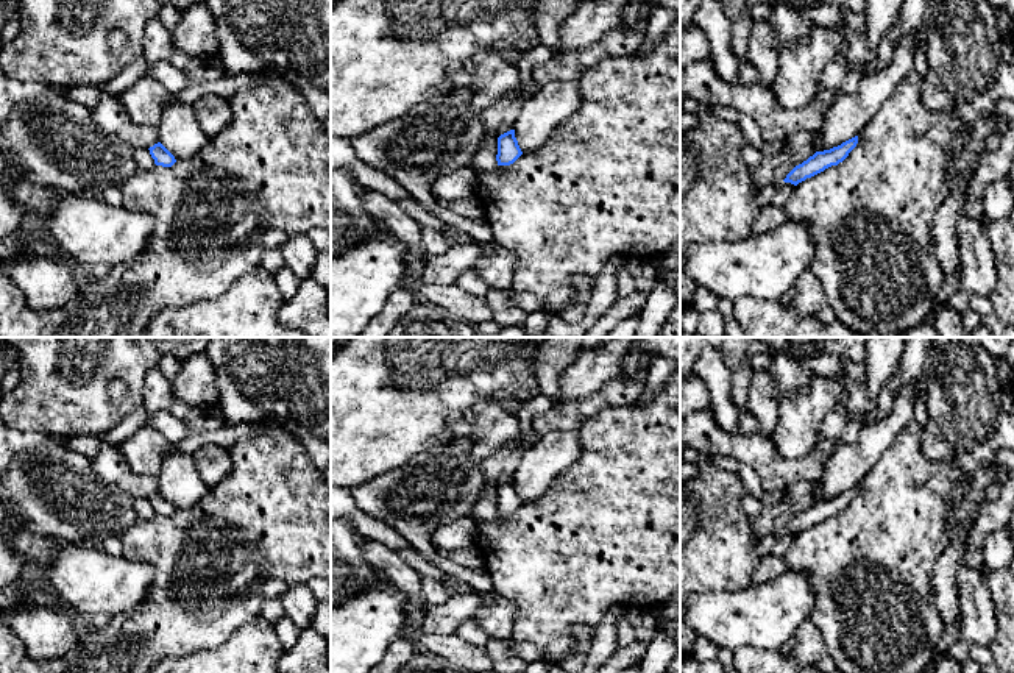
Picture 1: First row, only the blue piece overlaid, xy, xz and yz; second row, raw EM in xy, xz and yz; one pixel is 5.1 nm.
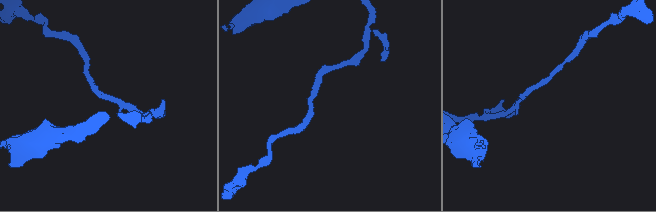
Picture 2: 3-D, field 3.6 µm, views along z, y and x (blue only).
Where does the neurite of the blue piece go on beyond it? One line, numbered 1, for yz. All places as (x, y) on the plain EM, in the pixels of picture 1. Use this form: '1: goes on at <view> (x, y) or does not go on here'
1: does not go on here

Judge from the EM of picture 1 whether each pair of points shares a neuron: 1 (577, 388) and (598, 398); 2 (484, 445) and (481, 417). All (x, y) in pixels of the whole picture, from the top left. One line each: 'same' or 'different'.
1: different
2: same

